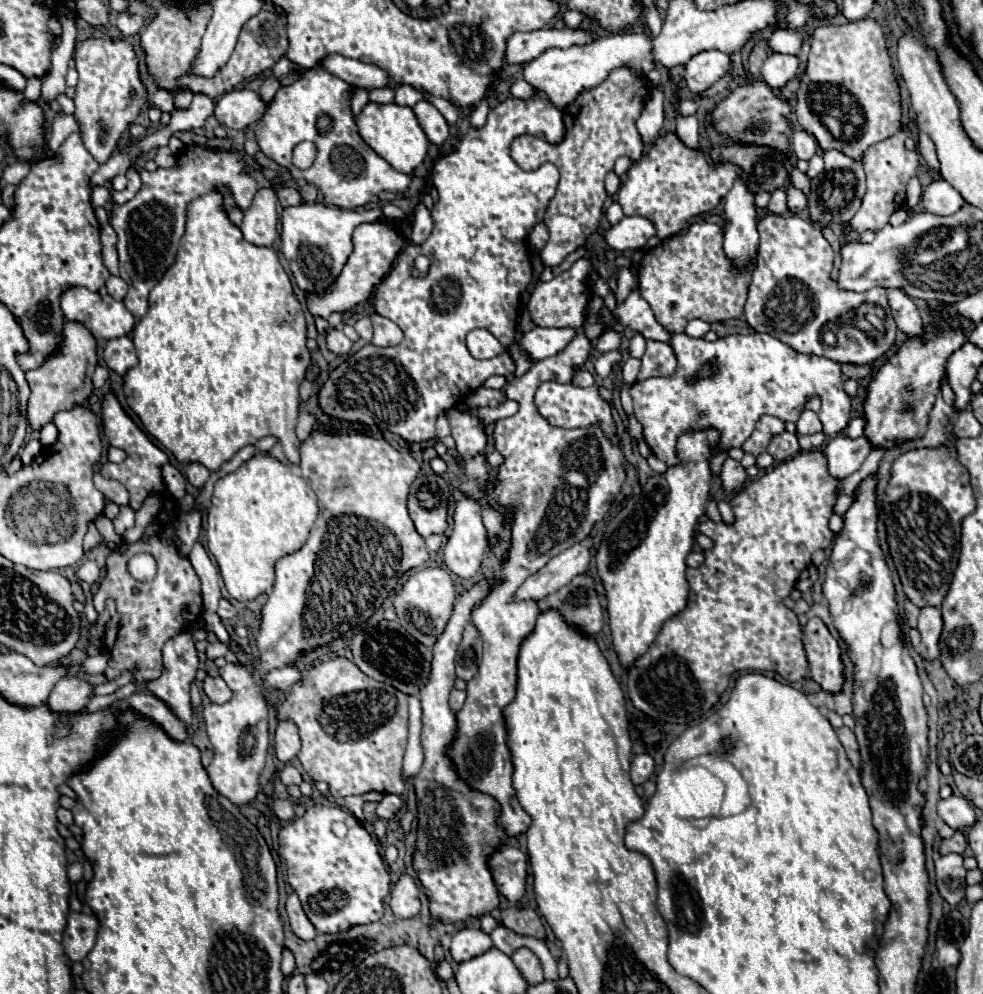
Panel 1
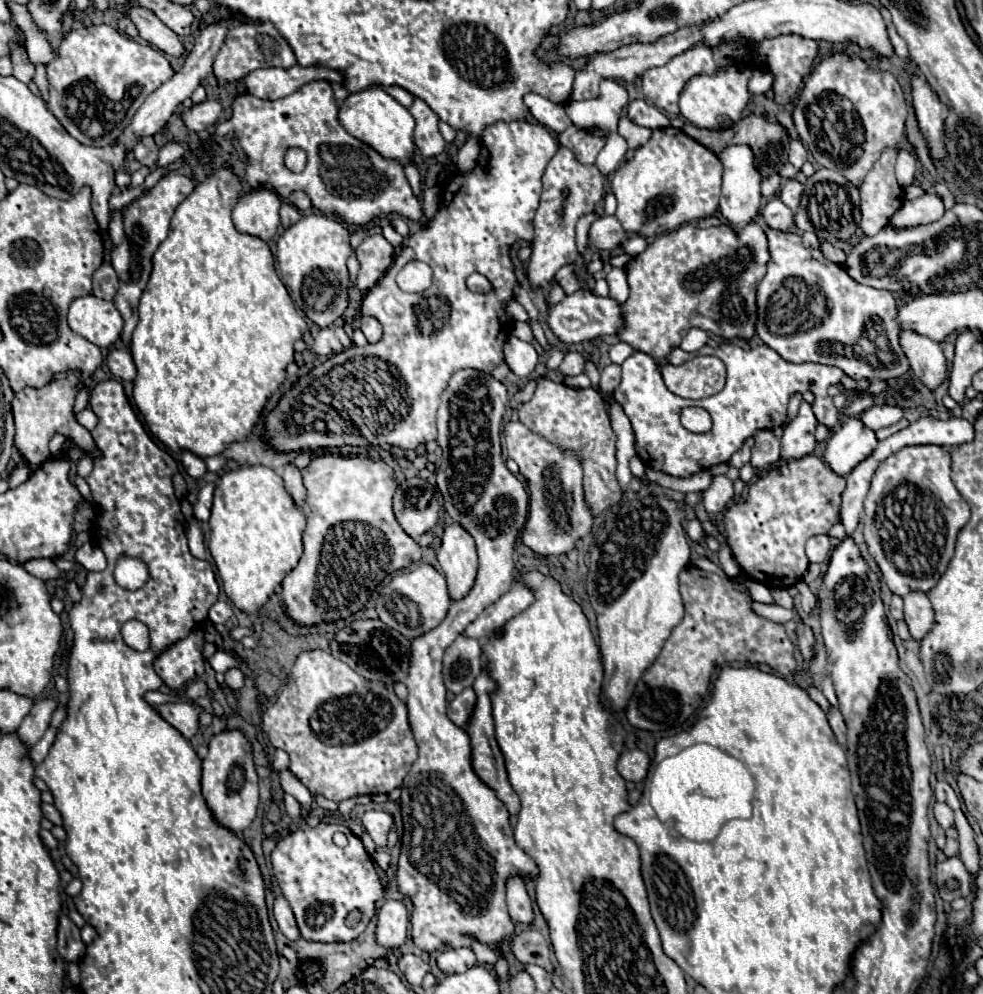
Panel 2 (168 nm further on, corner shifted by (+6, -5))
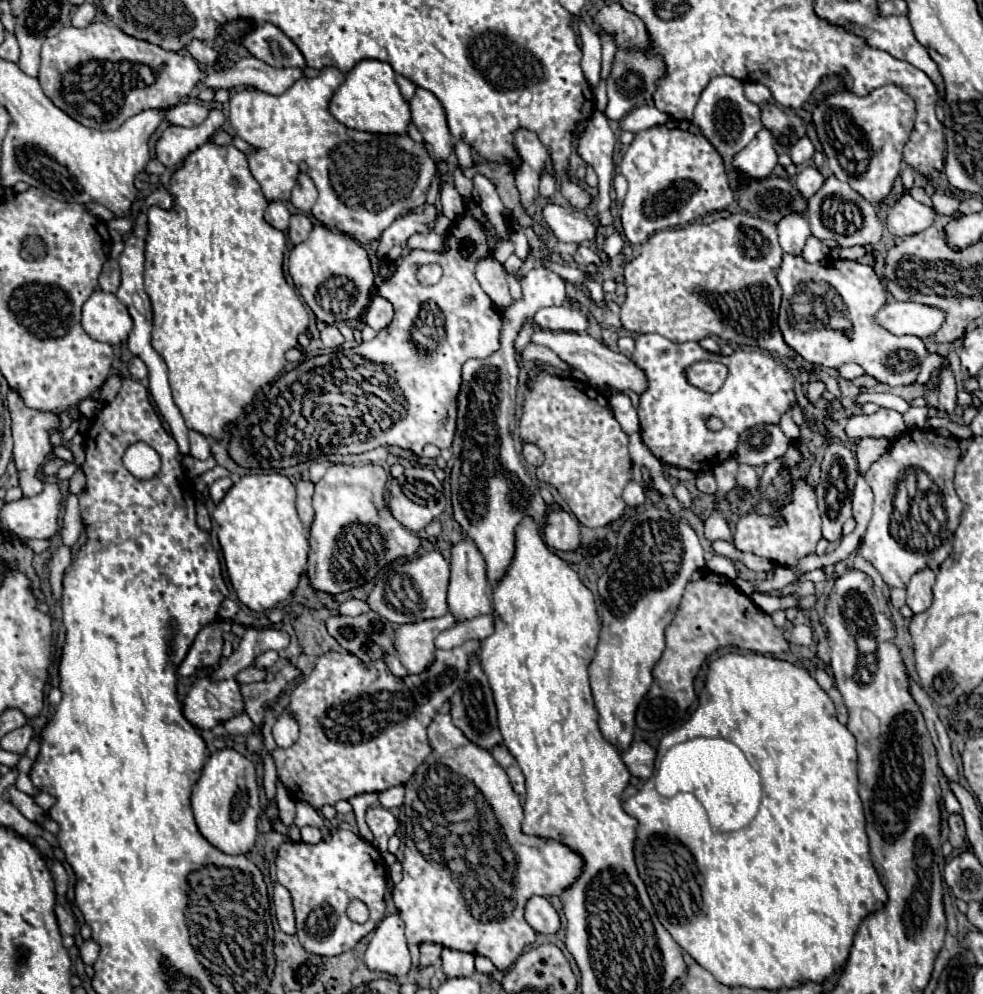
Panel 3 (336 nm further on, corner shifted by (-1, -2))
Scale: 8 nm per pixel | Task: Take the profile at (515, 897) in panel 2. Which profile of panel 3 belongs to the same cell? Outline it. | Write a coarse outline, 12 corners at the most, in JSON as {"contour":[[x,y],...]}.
{"contour":[[530,898],[526,922],[544,936],[562,926],[546,898]]}

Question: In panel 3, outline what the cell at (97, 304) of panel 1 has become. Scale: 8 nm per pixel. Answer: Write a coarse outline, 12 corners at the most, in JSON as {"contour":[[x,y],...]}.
{"contour":[[96,290],[82,306],[90,338],[126,342],[132,318],[114,294]]}

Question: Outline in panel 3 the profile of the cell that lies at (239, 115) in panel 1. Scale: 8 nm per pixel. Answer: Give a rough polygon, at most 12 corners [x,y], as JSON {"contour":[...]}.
{"contour":[[194,102],[166,110],[166,120],[176,126],[198,126],[206,108]]}

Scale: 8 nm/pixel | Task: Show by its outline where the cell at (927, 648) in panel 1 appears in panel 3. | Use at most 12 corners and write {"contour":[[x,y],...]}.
{"contour":[[918,570],[906,586],[906,604],[922,612],[932,602],[934,572]]}

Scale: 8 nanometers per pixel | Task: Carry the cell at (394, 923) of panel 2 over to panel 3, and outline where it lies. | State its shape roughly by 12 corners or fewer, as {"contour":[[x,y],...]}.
{"contour":[[398,914],[378,924],[364,964],[402,978],[410,952]]}

